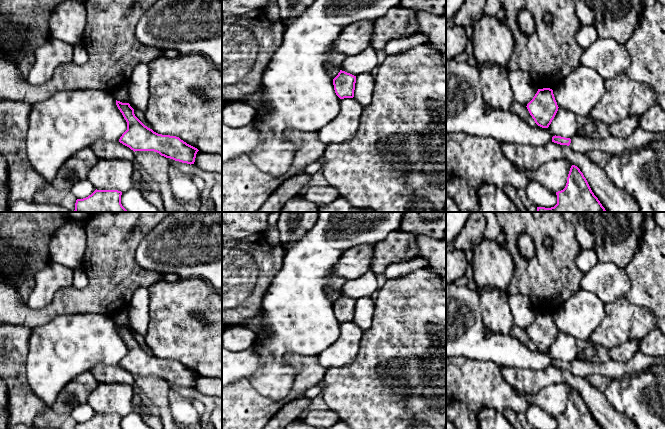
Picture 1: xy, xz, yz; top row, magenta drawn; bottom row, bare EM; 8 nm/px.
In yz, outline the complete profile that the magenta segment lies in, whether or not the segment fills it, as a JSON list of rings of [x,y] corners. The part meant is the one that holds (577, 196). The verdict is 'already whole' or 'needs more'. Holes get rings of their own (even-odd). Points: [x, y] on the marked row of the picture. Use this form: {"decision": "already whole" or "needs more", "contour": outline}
{"decision": "already whole", "contour": [[[575,165],[570,168],[565,188],[556,195],[557,204],[554,207],[537,207],[536,212],[606,212]]]}

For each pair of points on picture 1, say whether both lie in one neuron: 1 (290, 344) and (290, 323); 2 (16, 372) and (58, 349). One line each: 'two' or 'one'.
1: one
2: two

